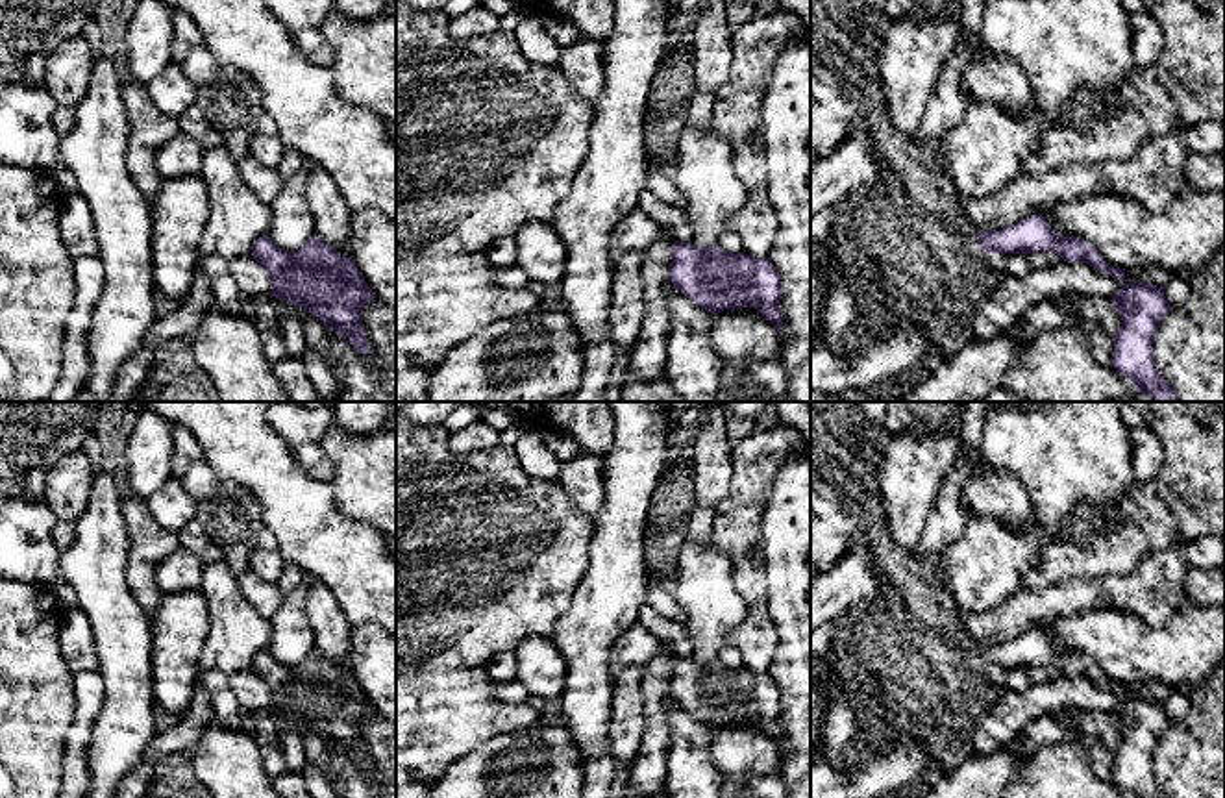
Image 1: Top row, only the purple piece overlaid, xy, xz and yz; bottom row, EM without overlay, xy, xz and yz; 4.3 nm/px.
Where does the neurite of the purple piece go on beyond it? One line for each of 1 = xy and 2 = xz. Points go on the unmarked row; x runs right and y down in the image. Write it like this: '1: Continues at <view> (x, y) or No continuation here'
1: No continuation here
2: No continuation here

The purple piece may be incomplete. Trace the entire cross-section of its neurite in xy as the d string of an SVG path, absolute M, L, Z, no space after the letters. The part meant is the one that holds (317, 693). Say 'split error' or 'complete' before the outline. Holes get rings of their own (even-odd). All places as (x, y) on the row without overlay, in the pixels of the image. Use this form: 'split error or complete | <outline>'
complete | M268 650L257 654L252 661L252 672L266 683L272 694L272 711L307 724L320 733L328 746L340 748L359 768L370 767L365 748L361 724L365 717L374 715L374 707L357 685L355 674L342 672L335 661L313 650L298 667L281 665Z

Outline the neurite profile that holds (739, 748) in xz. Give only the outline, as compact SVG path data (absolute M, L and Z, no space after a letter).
M755 722L729 724L714 729L711 759L724 778L773 776L777 742Z

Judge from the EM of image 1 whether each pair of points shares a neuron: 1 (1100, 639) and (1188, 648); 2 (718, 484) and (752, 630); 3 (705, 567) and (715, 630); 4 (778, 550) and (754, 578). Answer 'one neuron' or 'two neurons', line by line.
1: one neuron
2: two neurons
3: one neuron
4: two neurons

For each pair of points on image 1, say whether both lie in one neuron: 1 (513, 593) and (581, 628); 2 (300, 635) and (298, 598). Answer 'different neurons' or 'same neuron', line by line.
1: different neurons
2: same neuron

